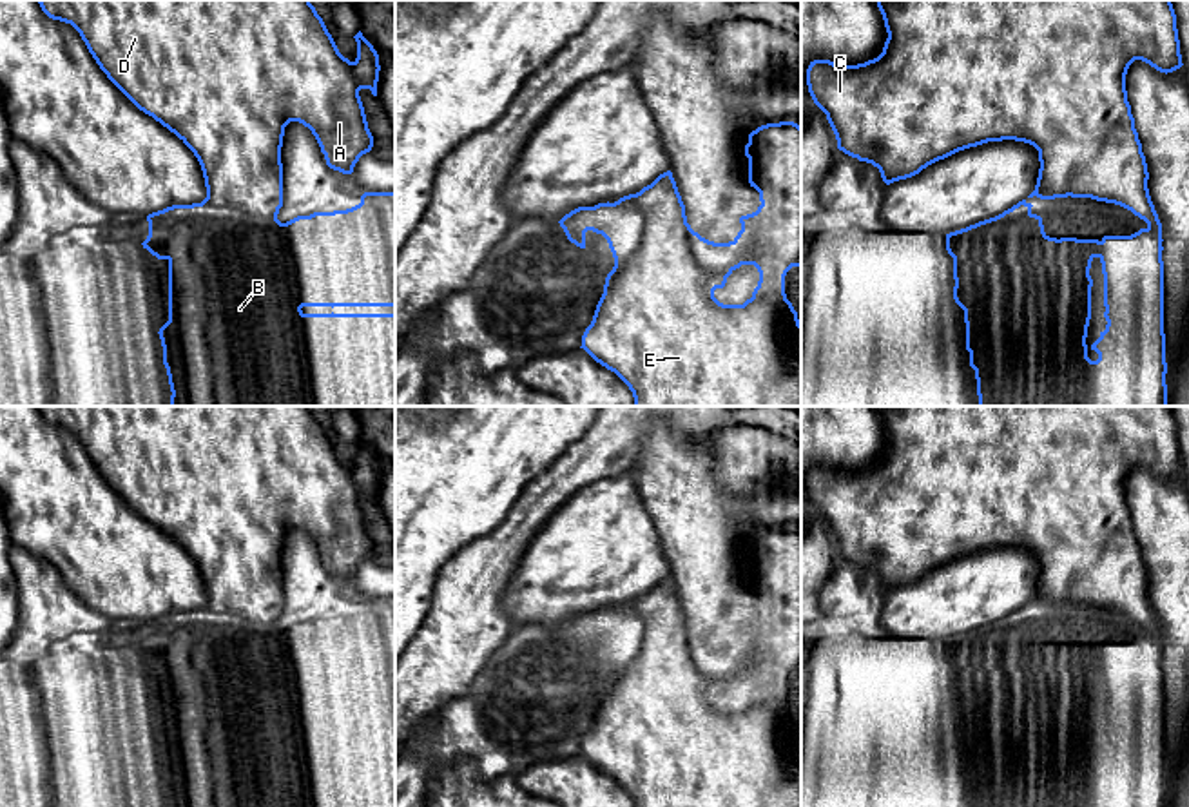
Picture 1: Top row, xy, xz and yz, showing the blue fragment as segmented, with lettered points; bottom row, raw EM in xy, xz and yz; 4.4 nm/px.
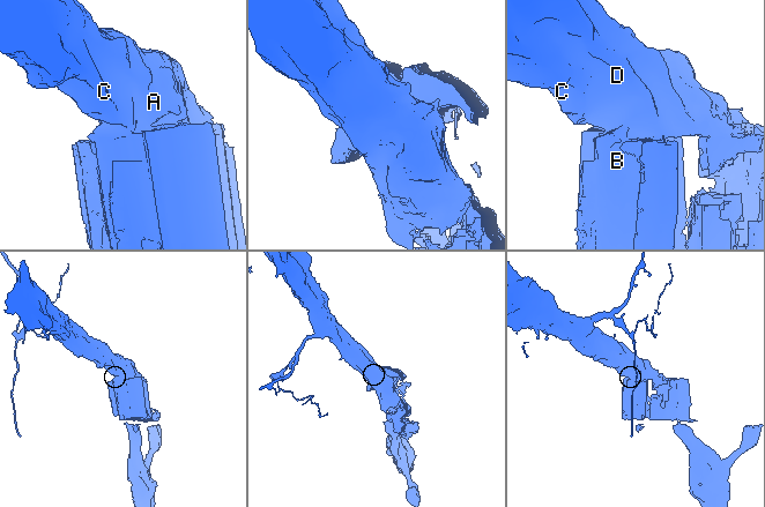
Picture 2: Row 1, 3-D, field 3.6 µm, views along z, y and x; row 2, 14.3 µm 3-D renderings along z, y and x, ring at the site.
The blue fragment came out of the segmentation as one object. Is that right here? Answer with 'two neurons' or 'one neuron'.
two neurons

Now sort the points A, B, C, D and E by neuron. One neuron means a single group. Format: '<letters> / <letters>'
A C D E / B

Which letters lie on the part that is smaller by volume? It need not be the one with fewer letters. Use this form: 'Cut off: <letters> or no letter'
Cut off: B

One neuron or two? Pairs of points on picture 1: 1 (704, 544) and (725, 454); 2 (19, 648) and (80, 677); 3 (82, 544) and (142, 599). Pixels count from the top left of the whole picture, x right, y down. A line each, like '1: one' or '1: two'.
1: two
2: two
3: one

